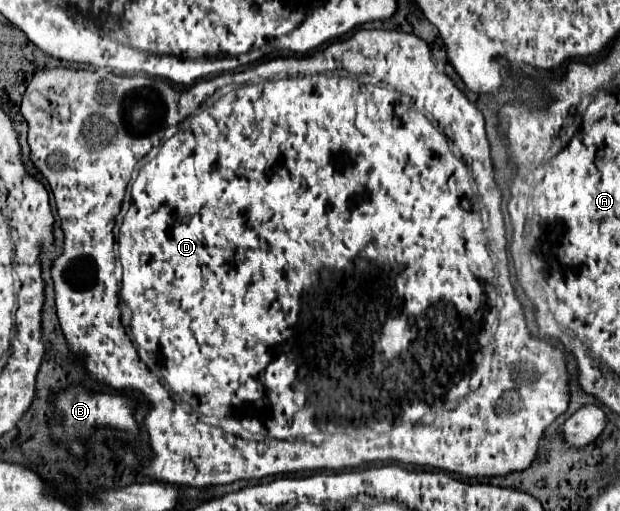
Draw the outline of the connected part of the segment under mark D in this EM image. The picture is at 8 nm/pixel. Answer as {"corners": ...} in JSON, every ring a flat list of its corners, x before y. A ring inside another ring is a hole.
{"corners":[[359,29,359,31,355,31,355,33,353,33,353,35,351,35,351,37,349,37,349,39,343,39,343,41,337,41,337,43,331,43,331,45,329,45,329,47,325,47,325,49,321,49,321,51,317,51,317,53,315,53,315,55,311,55,311,57,307,57,307,59,289,59,289,61,287,61,287,59,283,59,283,63,279,63,279,59,275,59,275,61,277,61,277,63,273,63,273,61,271,61,271,65,267,65,267,63,263,63,263,65,265,65,265,69,261,69,261,71,257,71,257,77,259,77,259,75,263,75,263,73,265,73,265,75,273,75,273,77,283,77,283,79,269,79,269,81,263,81,263,83,257,83,257,85,249,85,249,87,243,87,243,89,237,89,237,91,229,91,229,93,227,93,227,95,223,95,223,97,221,97,221,99,217,99,217,101,215,101,215,103,213,103,213,105,207,105,207,107,203,107,203,109,201,109,201,113,199,113,199,115,195,115,195,117,191,117,191,123,189,123,189,127,187,127,187,129,185,129,185,131,179,131,179,133,177,133,177,135,173,135,173,137,171,137,171,139,169,139,169,141,165,141,165,143,163,143,163,147,161,147,161,149,159,149,159,153,157,153,157,157,155,157,155,159,153,159,153,161,149,161,149,163,147,163,147,165,145,165,145,167,143,167,143,169,141,169,141,171,139,171,139,177,137,177,137,179,135,179,135,183,133,183,133,187,131,187,131,197,133,197,133,199,131,199,131,207,129,207,129,211,127,211,127,215,125,215,125,221,123,221,123,227,121,227,121,233,119,233,119,235,121,235,121,237,119,237,119,261,121,261,121,265,123,265,123,277,122,277,122,280,121,280,121,283,120,283,120,291,119,291,119,285,117,285,117,279,115,279,115,255,113,255,113,245,115,245,115,235,113,235,113,229,115,229,115,223,117,223,117,213,119,213,119,209,121,209,121,203,123,203,123,197,125,197,125,189,127,189,127,183,129,183,129,179,131,179,131,173,133,173,133,167,135,167,135,165,137,165,137,161,139,161,139,159,141,159,141,157,145,157,145,155,147,155,147,153,149,153,149,151,151,151,151,149,153,149,153,147,157,147,157,145,159,145,159,143,161,143,161,139,163,139,163,127,161,127,161,125,159,125,159,123,163,123,163,121,165,121,165,119,167,119,167,115,169,115,169,111,175,111,175,125,177,125,177,123,181,123,181,117,183,117,183,115,185,115,185,119,187,119,187,117,189,117,189,113,193,113,193,109,195,109,195,107,197,107,197,105,199,105,199,103,203,103,203,101,205,101,205,95,211,95,211,93,213,93,213,91,217,91,217,89,221,89,221,87,225,87,225,85,231,85,231,83,229,83,229,79,217,79,217,77,215,77,215,79,211,79,211,81,203,81,203,83,197,83,197,85,195,85,195,87,193,87,193,89,189,89,189,91,185,91,185,93,179,93,179,91,175,91,175,93,177,93,177,97,175,97,175,95,173,95,173,93,171,93,171,91,173,91,173,89,171,89,171,85,169,85,169,83,167,83,167,81,163,81,163,79,153,79,153,77,117,77,117,75,113,75,113,73,105,73,105,71,75,71,75,69,47,69,47,71,37,71,37,73,35,73,35,77,33,77,33,79,31,79,31,83,29,83,29,85,27,85,27,91,25,91,25,95,23,95,23,103,21,103,21,115,23,115,23,117,25,117,25,121,27,121,27,127,29,127,29,131,27,131,27,143,29,143,29,151,31,151,31,155,29,155,29,159,31,159,31,163,33,163,33,165,35,165,35,169,37,169,37,177,39,177,39,179,41,179,41,181,43,181,43,183,49,183,49,187,51,187,51,191,53,191,53,197,55,197,55,207,57,207,57,215,59,215,59,221,61,221,61,231,63,231,63,237,65,237,65,239,63,239,63,253,61,253,61,255,57,255,57,257,55,257,55,261,53,261,53,267,51,267,51,273,53,273,53,283,55,283,55,281,57,281,57,283,55,283,55,301,57,301,57,317,59,317,59,323,61,323,61,330,62,330,62,332,63,332,63,334,64,334,64,336,65,336,65,339,67,339,67,343,69,343,69,347,71,347,71,351,75,351,75,353,83,353,83,355,85,355,85,365,87,365,87,369,89,369,89,373,91,373,91,377,93,377,93,379,95,379,95,381,101,381,101,383,105,383,105,385,109,385,109,387,113,387,113,389,119,389,119,391,129,391,129,389,137,389,137,391,141,391,141,393,143,393,143,395,147,395,147,399,149,399,149,401,151,401,151,411,149,411,149,413,147,413,147,419,145,419,145,427,147,427,147,433,149,433,149,441,151,441,151,447,153,447,153,451,155,451,155,457,153,457,153,461,151,461,151,465,149,465,149,467,147,467,147,469,145,469,145,473,147,473,147,475,151,475,151,477,153,477,153,479,157,479,157,481,163,481,163,483,171,483,171,485,189,485,189,487,207,487,207,485,227,485,227,483,233,483,233,481,241,481,241,479,261,479,261,477,267,477,267,475,283,475,283,474,291,474,291,473,304,473,304,472,306,472,306,471,315,471,315,470,320,470,320,469,326,469,326,470,333,470,333,471,339,471,339,470,343,470,343,469,346,469,346,468,347,468,347,467,348,467,348,468,355,468,355,467,359,467,359,465,361,465,361,463,371,463,371,461,379,461,379,462,385,462,385,461,395,461,395,462,398,462,398,463,403,463,403,464,405,464,405,465,410,465,410,464,411,464,411,465,412,465,412,466,421,466,421,467,427,467,427,465,431,465,431,467,439,467,439,469,447,469,447,471,453,471,453,473,461,473,461,475,469,475,469,477,479,477,479,475,483,475,483,477,497,477,497,475,507,475,507,473,513,473,513,471,523,471,523,469,527,469,527,467,529,467,529,465,531,465,531,461,533,461,533,459,535,459,535,455,537,455,537,447,539,447,539,439,541,439,541,435,543,435,543,431,545,431,545,427,549,427,549,425,551,425,551,423,553,423,553,421,555,421,555,419,557,419,557,417,559,417,559,415,563,415,563,413,565,413,565,411,567,411,567,403,569,403,569,375,567,375,567,369,565,369,565,359,563,359,563,353,565,353,565,349,563,349,563,347,561,347,561,345,553,345,553,343,549,343,549,341,547,341,547,339,539,339,539,337,533,337,533,335,531,335,531,333,529,333,529,329,527,329,527,325,525,325,525,317,523,317,523,309,521,309,521,303,519,303,519,299,517,299,517,295,515,295,515,291,513,291,513,287,511,287,511,281,509,281,509,271,507,271,507,251,505,251,505,245,507,245,507,239,505,239,505,221,503,221,503,213,501,213,501,191,499,191,499,187,497,187,497,183,495,183,495,175,493,175,493,165,491,165,491,153,489,153,489,143,487,143,487,135,485,135,485,121,483,121,483,113,481,113,481,111,479,111,479,109,477,109,477,107,475,107,475,105,473,105,473,103,471,103,471,101,469,101,469,99,467,99,467,97,465,97,465,95,463,95,463,93,461,93,461,97,459,97,459,89,457,89,457,87,455,87,455,83,453,83,453,81,451,81,451,79,449,79,449,77,447,77,447,75,443,75,443,73,439,73,439,71,437,71,437,67,435,67,435,63,433,63,433,61,431,61,431,49,429,49,429,45,427,45,427,43,425,43,425,41,423,41,423,39,421,39,421,37,417,37,417,35,409,35,409,33,401,33,401,31,397,31,397,30,393,30,393,29,391,29,391,30,387,30,387,29,372,29,372,30,368,30,368,29],[287,65,291,65,291,67,301,67,301,69,303,69,303,67,305,67,305,65,307,65,307,71,305,71,305,73,303,73,303,71,301,71,301,69,299,69,299,71,291,71,291,73,289,73,289,67,287,67],[337,73,347,73,347,75,367,75,367,77,369,77,369,79,367,79,367,81,365,81,365,79,359,79,359,77,357,77,357,79,351,79,351,77,339,77,339,75,337,75],[131,99,143,99,143,103,145,103,145,105,147,105,147,109,149,109,149,115,147,115,147,119,143,119,143,127,139,127,139,125,141,125,141,123,139,123,139,121,135,121,135,123,133,123,133,117,131,117,131,115,129,115,129,107,131,107],[161,99,177,99,177,109,175,109,175,107,173,107,173,109,171,109,171,105,167,105,167,101,161,101],[113,103,119,103,119,105,121,105,121,109,107,109,107,107,109,107,109,105,113,105],[121,299,123,299,123,303,127,303,127,305,129,305,129,307,131,307,131,311,133,311,133,319,131,319,131,331,133,331,133,335,135,335,135,339,137,339,137,345,139,345,139,347,143,347,143,349,147,349,147,353,155,353,155,355,157,355,157,365,159,365,159,372,158,372,158,373,159,373,159,374,158,374,158,375,155,375,155,373,151,373,151,371,149,371,149,369,147,369,147,365,145,365,145,363,143,363,143,361,141,361,141,359,139,359,139,355,137,355,137,351,135,351,135,347,133,347,133,343,131,343,131,341,129,341,129,335,127,335,127,333,125,333,125,327,123,327,123,323,121,323,121,309,119,309,119,301,121,301],[435,359,447,359,447,361,449,361,449,359,457,359,457,360,456,360,456,361,449,361,449,363,451,363,451,364,450,364,450,365,449,365,449,366,448,366,448,368,447,368,447,372,448,372,448,383,451,383,451,384,449,384,449,386,448,386,448,390,446,390,446,389,445,389,445,388,444,388,444,386,443,386,443,385,442,385,442,384,441,384,441,379,443,379,443,377,441,377,441,375,443,375,443,373,441,373,441,371,445,371,445,369,443,369,443,365,441,365,441,361,435,361],[164,377,165,377,165,381,167,381,167,385,169,385,169,388,168,388,168,386,167,386,167,385,166,385,166,382,165,382,165,386,164,386,164,387,163,387,163,385,161,385,161,378,163,378,163,379,164,379],[223,417,225,417,225,419,231,419,231,417,233,417,233,419,237,419,237,421,239,421,239,423,241,423,241,425,245,425,245,427,247,427,247,429,249,429,249,431,251,431,251,433,261,433,261,435,263,435,263,439,259,439,259,441,245,441,245,439,241,439,241,437,237,437,237,435,231,435,231,433,225,433,225,431,223,431,223,429,221,429,221,427,213,427,213,426,214,426,214,425,213,425,213,424,214,424,214,422,216,422,216,421,217,421,217,420,218,420,218,421,220,421,220,420,222,420,222,419,223,419]]}

